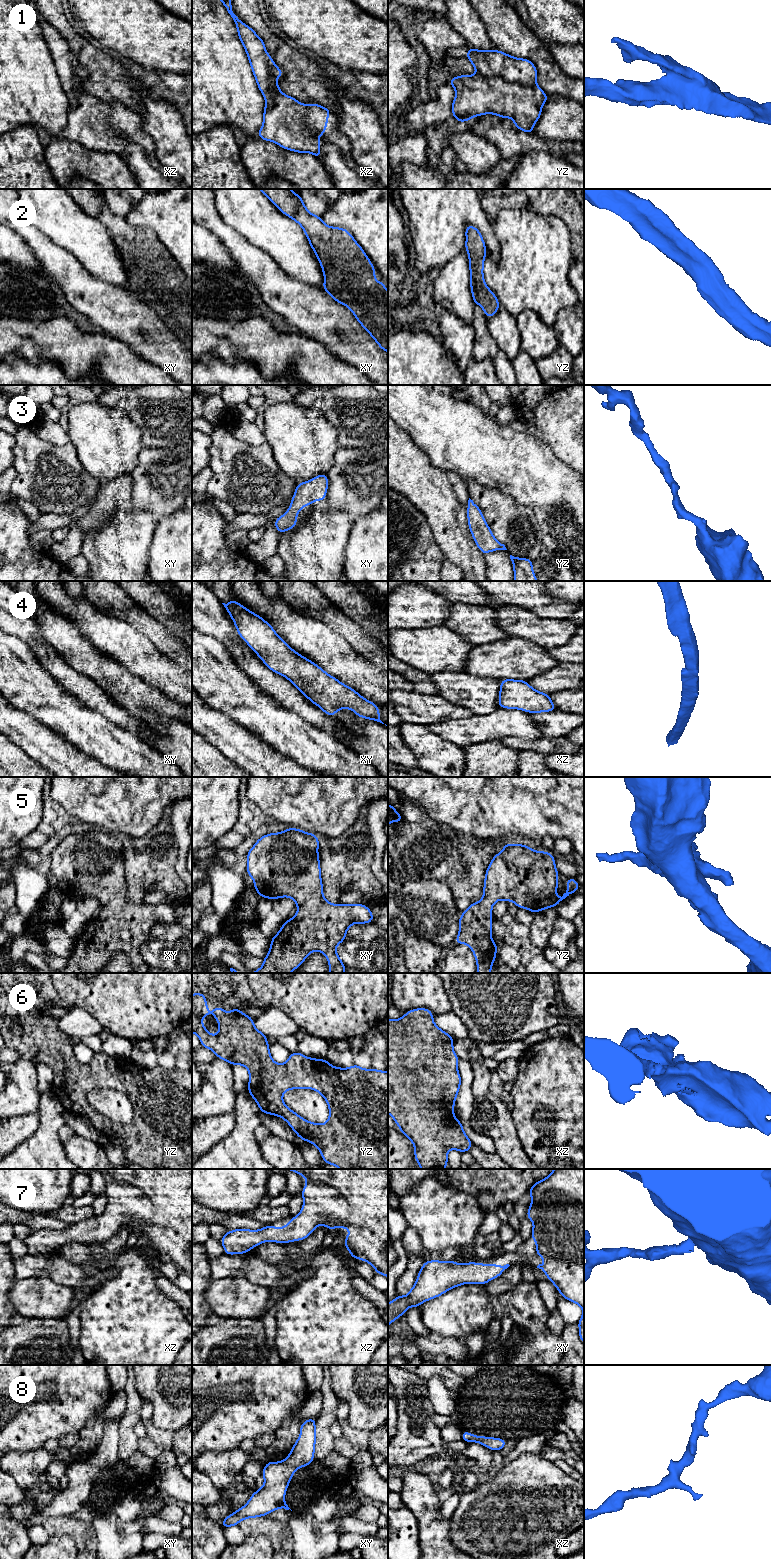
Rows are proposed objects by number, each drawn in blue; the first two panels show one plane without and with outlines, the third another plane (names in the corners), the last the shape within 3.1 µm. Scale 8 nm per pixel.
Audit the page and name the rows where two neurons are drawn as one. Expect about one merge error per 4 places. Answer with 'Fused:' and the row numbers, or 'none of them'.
Fused: 1

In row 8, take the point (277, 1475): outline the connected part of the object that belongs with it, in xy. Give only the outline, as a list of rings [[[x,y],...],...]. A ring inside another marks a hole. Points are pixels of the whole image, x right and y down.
[[[315,1418],[305,1420],[301,1424],[300,1436],[284,1461],[268,1460],[262,1470],[265,1484],[252,1493],[249,1501],[242,1508],[223,1519],[221,1522],[223,1528],[237,1526],[244,1519],[265,1516],[279,1508],[290,1509],[284,1498],[294,1471],[314,1461],[315,1425]]]

